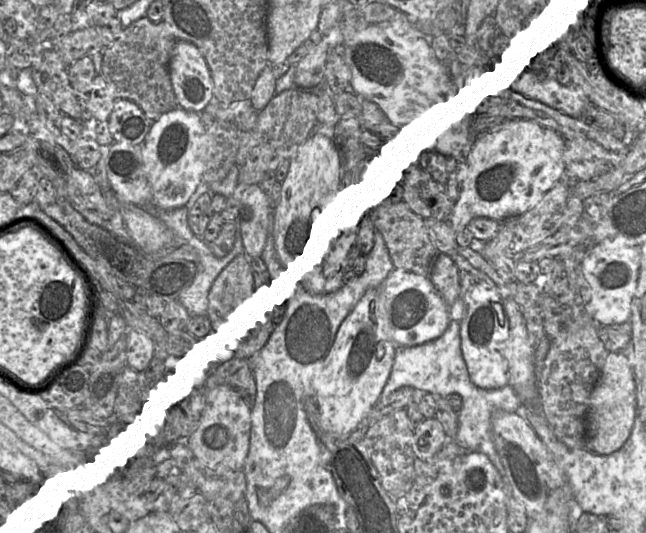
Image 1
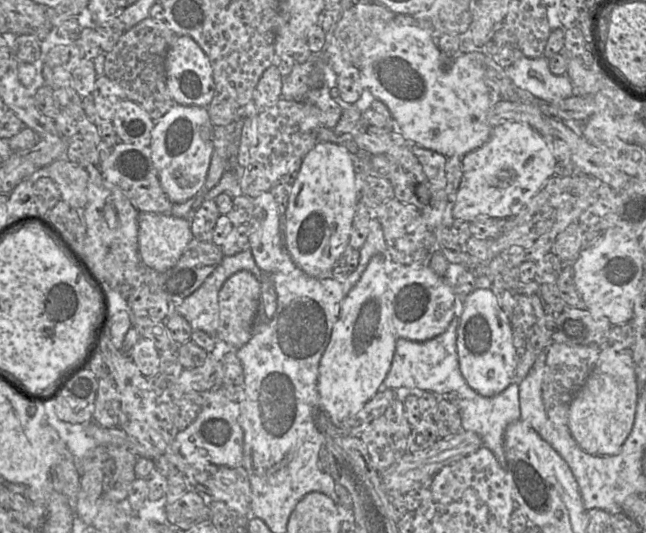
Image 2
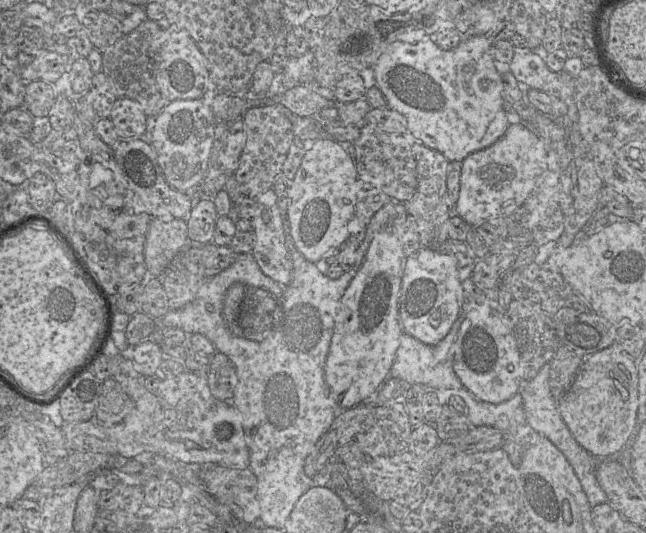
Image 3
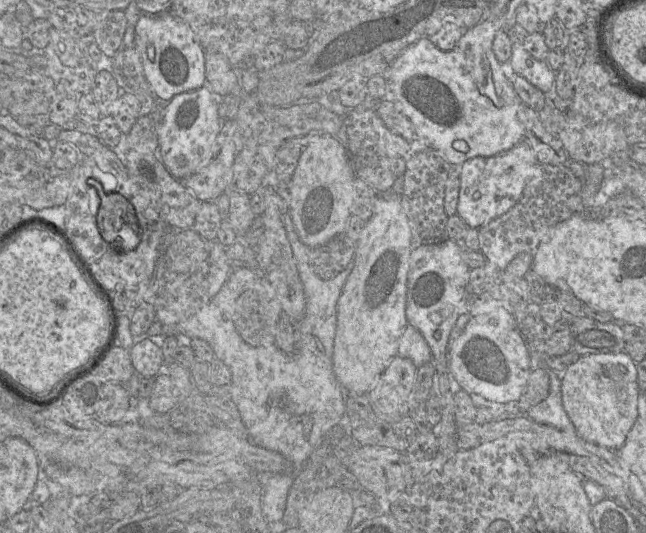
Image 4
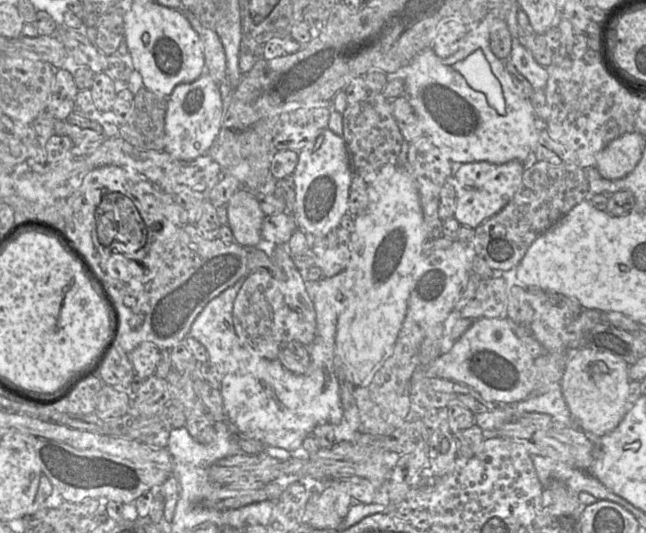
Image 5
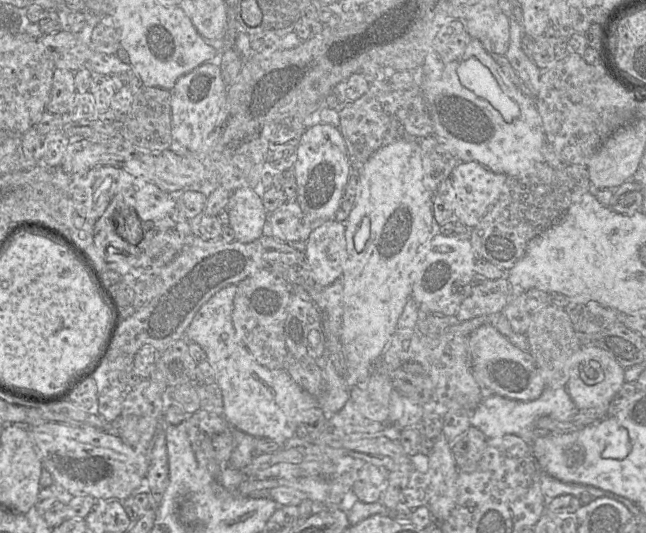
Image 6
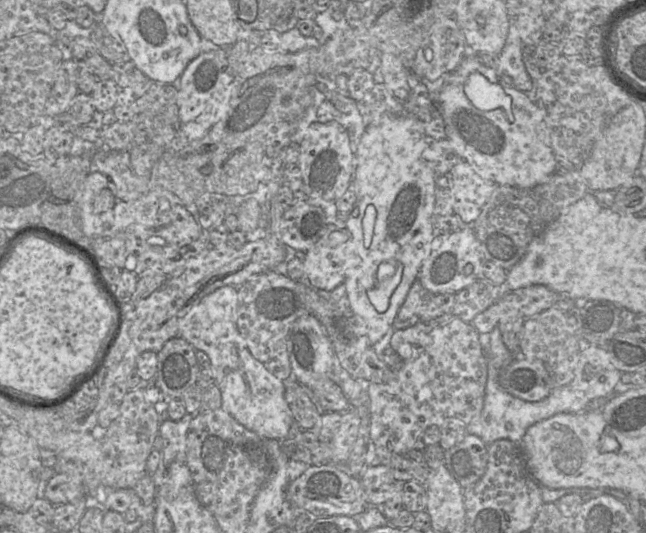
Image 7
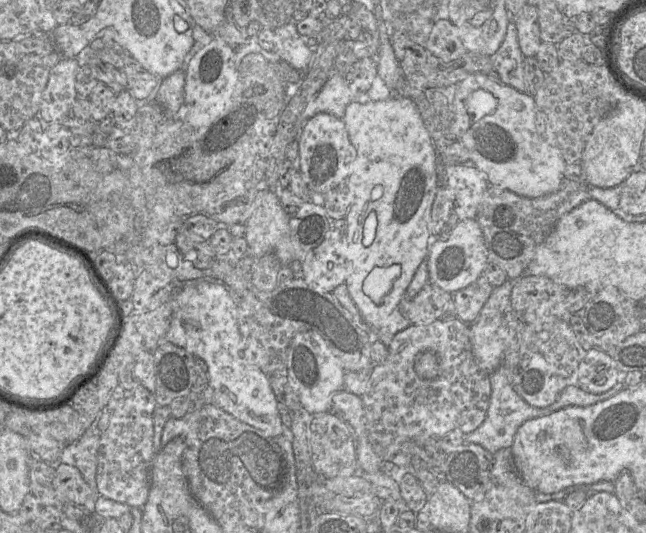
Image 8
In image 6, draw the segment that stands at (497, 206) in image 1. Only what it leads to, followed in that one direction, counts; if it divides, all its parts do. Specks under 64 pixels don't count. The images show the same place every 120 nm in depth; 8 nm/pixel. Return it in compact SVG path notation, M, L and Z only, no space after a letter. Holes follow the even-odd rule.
M458 162L450 179L455 191L454 218L473 228L498 201L507 176L494 173L477 162Z

